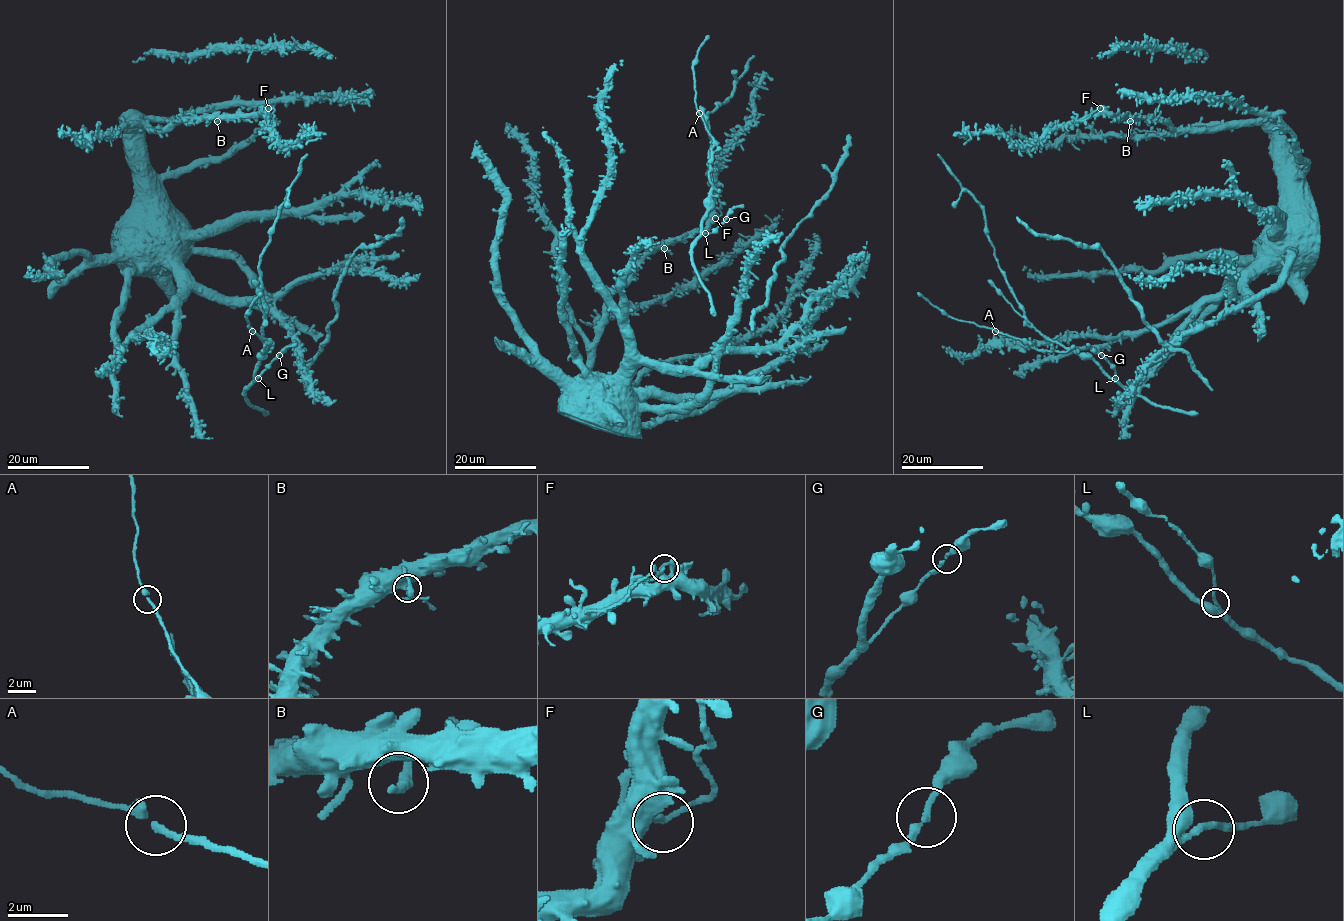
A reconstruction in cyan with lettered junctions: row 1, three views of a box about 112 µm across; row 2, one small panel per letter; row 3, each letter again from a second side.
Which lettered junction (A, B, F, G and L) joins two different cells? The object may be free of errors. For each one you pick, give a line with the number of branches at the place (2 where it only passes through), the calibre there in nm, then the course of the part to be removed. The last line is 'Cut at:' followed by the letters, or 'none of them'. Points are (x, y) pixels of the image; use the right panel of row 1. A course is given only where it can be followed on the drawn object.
F: 2 branches meet; 240 nm thick; foreign part runs (1100, 108), (1077, 121)
Cut at: F

